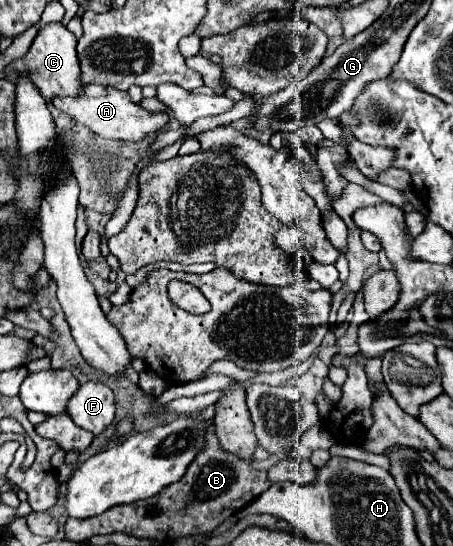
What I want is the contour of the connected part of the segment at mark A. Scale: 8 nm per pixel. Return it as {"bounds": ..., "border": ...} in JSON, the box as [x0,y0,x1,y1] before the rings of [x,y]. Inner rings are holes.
{"bounds":[52,84,170,142],"border":[[[88,84],[84,88],[84,96],[76,96],[76,98],[54,98],[52,104],[70,114],[74,120],[78,120],[80,124],[88,126],[92,132],[96,132],[102,138],[110,138],[110,140],[126,140],[126,142],[142,142],[146,136],[160,132],[168,122],[170,116],[166,112],[160,114],[152,114],[146,112],[140,104],[134,104],[128,96],[128,92],[120,92],[116,88],[110,86],[98,86],[98,84]]]}

